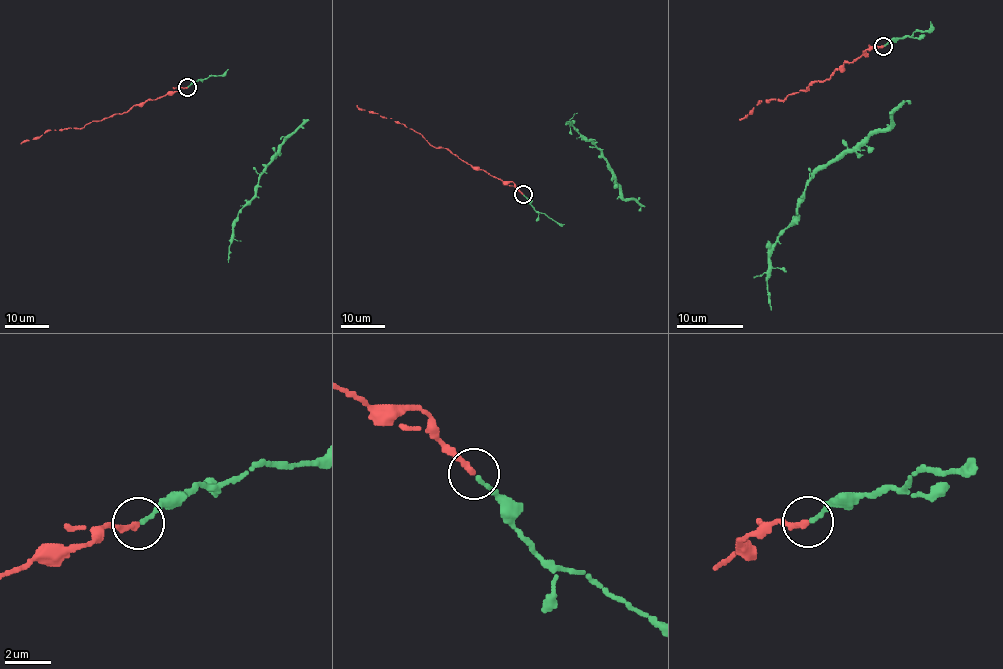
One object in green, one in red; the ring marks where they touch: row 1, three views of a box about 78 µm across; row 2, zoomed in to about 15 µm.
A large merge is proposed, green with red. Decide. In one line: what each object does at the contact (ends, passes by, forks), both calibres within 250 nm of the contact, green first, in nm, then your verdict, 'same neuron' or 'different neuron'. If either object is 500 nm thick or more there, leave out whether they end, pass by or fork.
green ends there; red ends there; 200 nm thick on the green side, 280 nm on the other; same neuron

